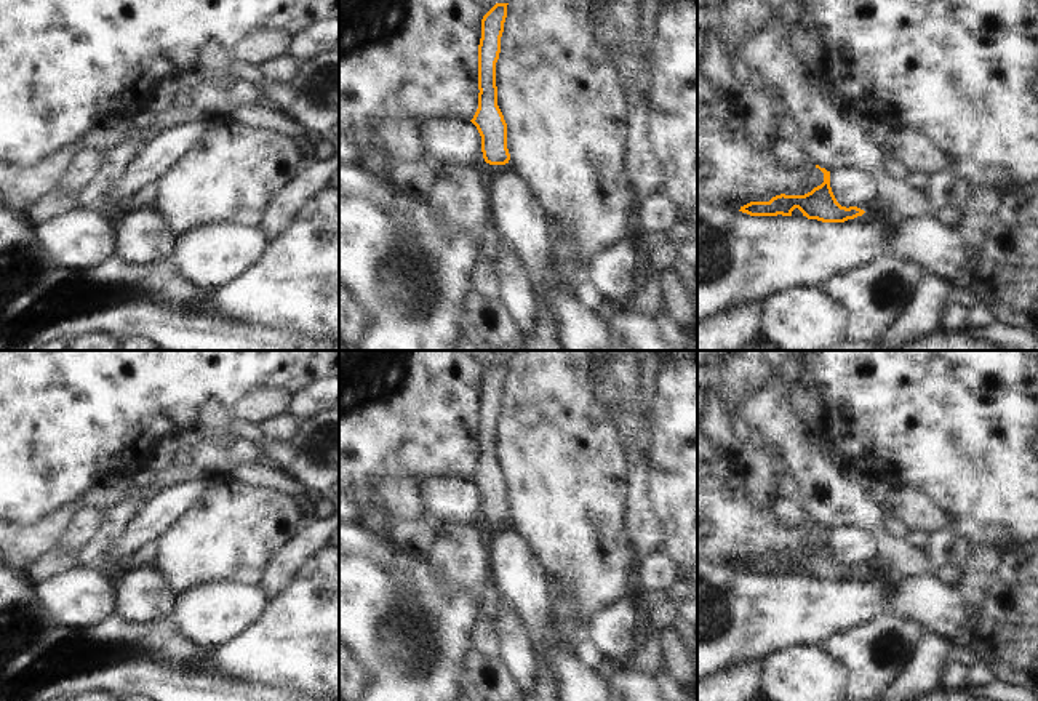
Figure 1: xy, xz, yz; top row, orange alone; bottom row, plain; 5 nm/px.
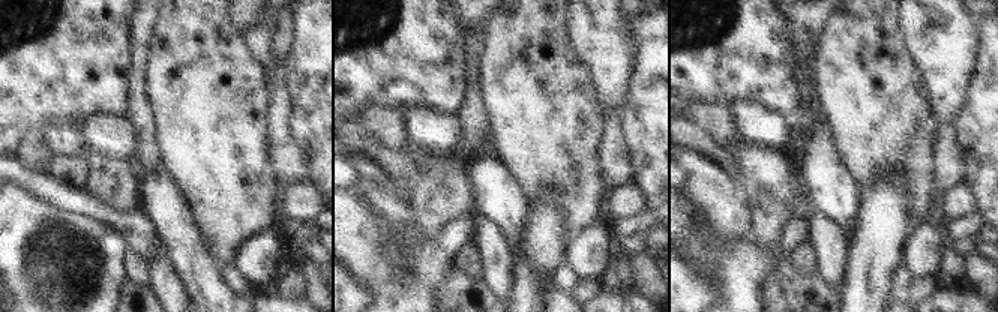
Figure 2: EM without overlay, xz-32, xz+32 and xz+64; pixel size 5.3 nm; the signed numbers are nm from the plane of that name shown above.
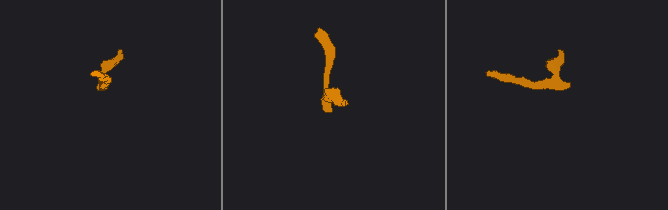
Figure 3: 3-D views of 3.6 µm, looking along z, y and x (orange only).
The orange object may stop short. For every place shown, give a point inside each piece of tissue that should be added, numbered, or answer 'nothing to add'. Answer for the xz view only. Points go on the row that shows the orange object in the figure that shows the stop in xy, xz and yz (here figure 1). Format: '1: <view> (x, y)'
1: xz (487, 170)

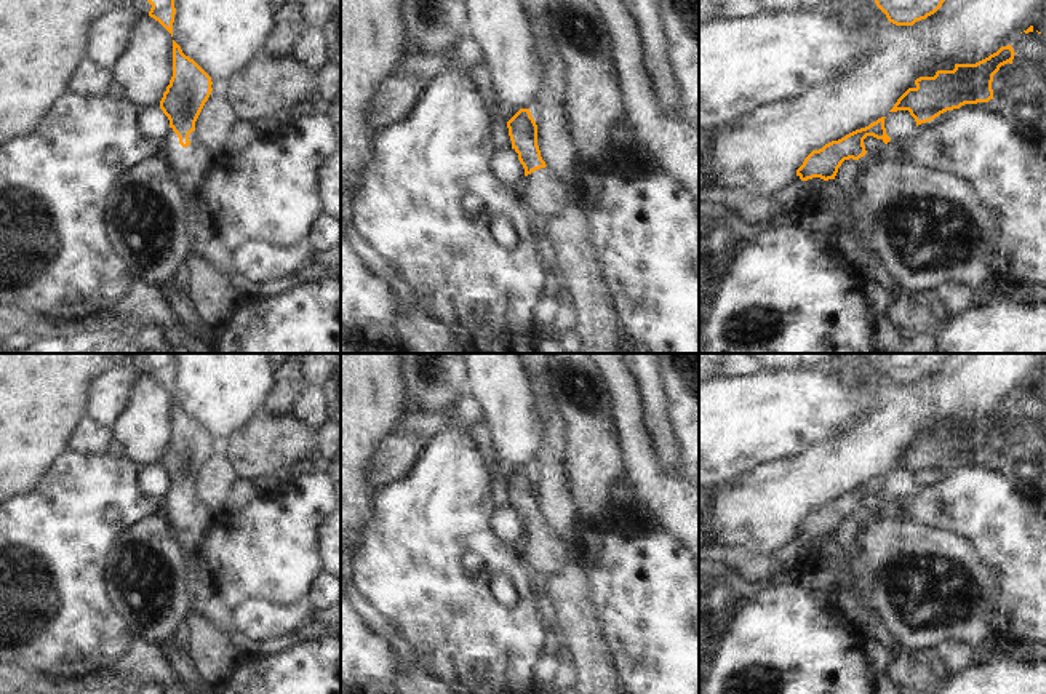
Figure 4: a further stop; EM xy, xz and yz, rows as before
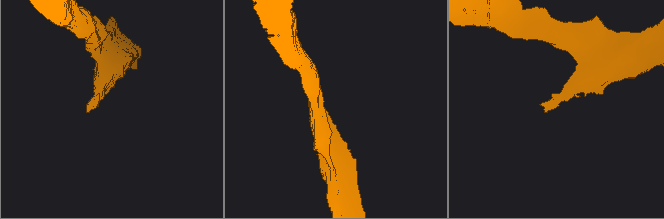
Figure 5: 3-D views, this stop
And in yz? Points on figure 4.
nothing to add

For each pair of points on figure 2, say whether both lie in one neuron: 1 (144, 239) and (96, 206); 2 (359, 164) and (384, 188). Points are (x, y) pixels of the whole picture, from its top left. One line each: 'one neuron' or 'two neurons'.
1: one neuron
2: one neuron

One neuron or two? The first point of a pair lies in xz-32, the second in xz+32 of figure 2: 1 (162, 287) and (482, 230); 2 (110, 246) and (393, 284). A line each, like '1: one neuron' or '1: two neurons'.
1: one neuron
2: one neuron

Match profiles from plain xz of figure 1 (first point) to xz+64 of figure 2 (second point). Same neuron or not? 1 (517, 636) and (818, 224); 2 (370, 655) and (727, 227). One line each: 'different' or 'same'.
1: same
2: different

